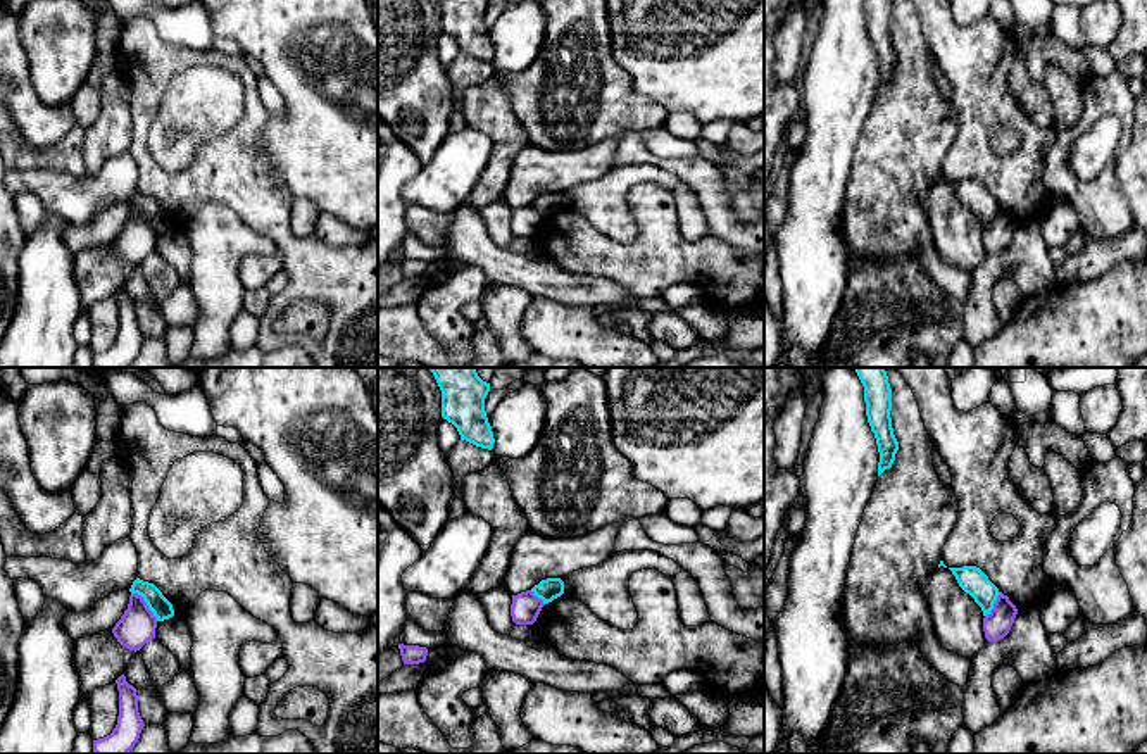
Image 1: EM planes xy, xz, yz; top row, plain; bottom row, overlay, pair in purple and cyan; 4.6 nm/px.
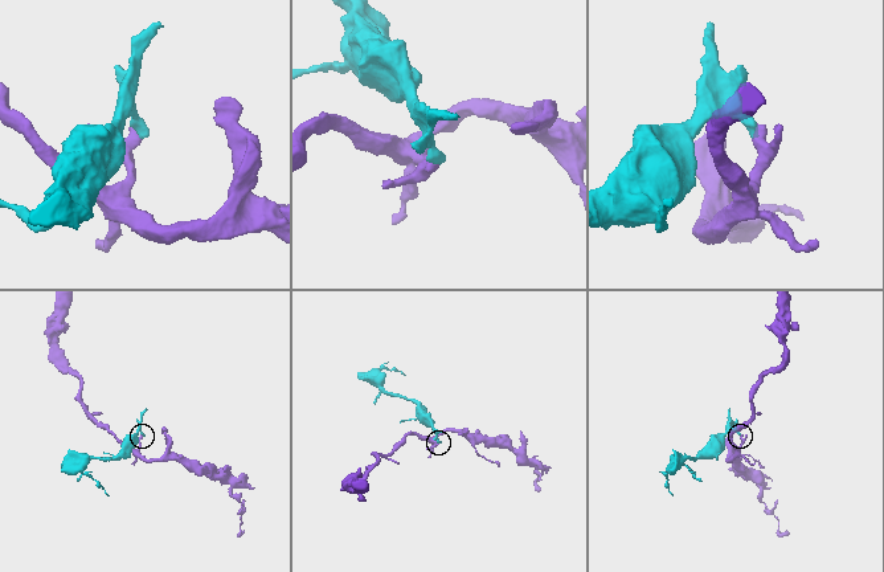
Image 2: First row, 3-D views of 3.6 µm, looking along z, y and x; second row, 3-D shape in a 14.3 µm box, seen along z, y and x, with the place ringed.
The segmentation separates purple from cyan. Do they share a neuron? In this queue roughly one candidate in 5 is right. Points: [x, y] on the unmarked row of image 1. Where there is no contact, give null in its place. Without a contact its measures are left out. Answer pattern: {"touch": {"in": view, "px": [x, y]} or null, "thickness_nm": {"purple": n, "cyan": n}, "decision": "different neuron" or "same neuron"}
{"touch": {"in": "xy", "px": [145, 218]}, "thickness_nm": {"purple": 170, "cyan": 100}, "decision": "different neuron"}

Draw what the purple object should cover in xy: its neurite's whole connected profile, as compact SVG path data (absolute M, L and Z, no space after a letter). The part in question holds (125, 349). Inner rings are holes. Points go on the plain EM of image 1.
M121 288L117 293L119 330L110 349L93 354L93 368L128 368L140 352L145 340L138 326L136 302Z

